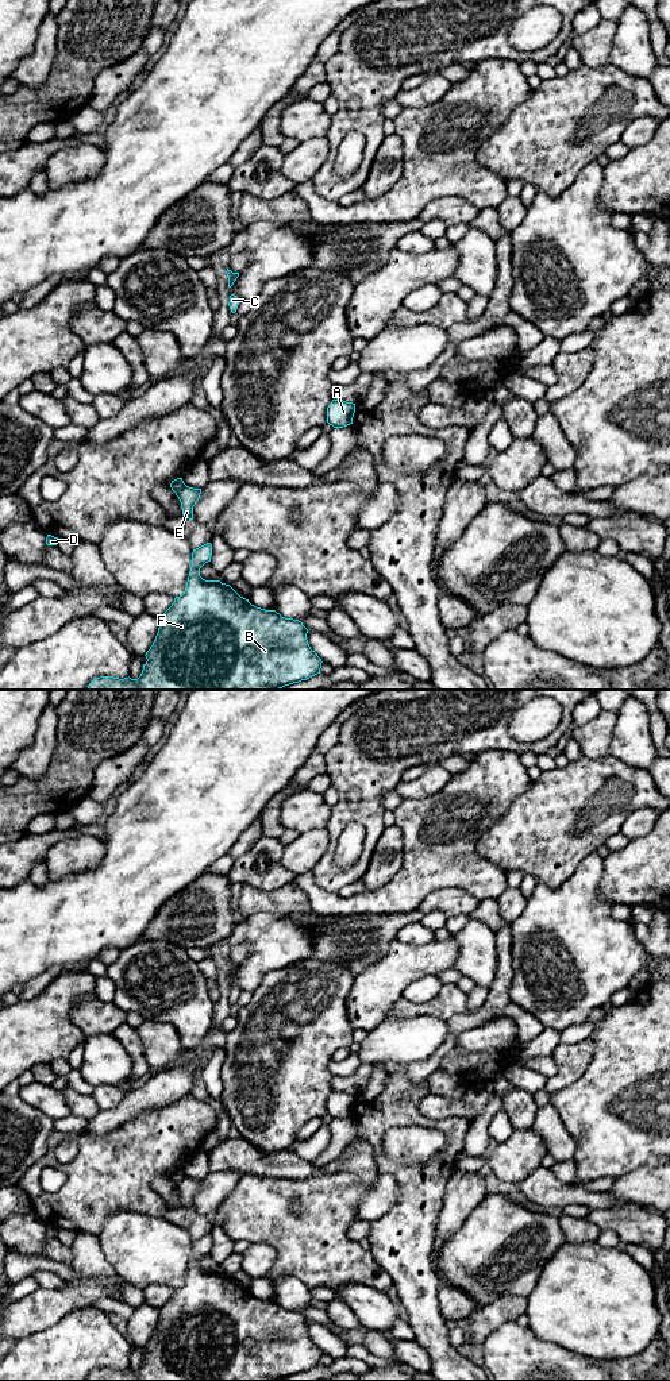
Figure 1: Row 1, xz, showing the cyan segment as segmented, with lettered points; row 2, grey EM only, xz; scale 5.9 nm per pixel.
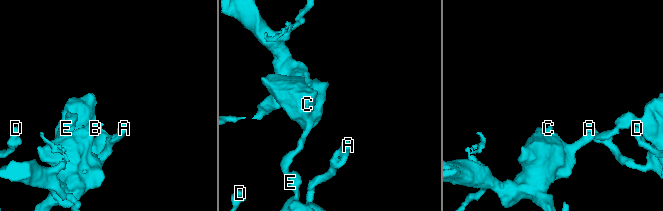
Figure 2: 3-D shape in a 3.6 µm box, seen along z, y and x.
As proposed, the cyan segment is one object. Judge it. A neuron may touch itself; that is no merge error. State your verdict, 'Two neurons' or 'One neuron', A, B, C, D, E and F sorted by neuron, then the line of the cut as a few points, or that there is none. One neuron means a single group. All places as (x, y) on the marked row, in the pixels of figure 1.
Two neurons. Groups: A B D E F / C. Split along xz (185, 485), (176, 493)

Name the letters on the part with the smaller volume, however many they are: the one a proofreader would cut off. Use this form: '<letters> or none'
C

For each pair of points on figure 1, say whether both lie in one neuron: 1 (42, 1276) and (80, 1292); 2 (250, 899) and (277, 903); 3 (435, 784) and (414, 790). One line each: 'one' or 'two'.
1: two
2: one
3: one

